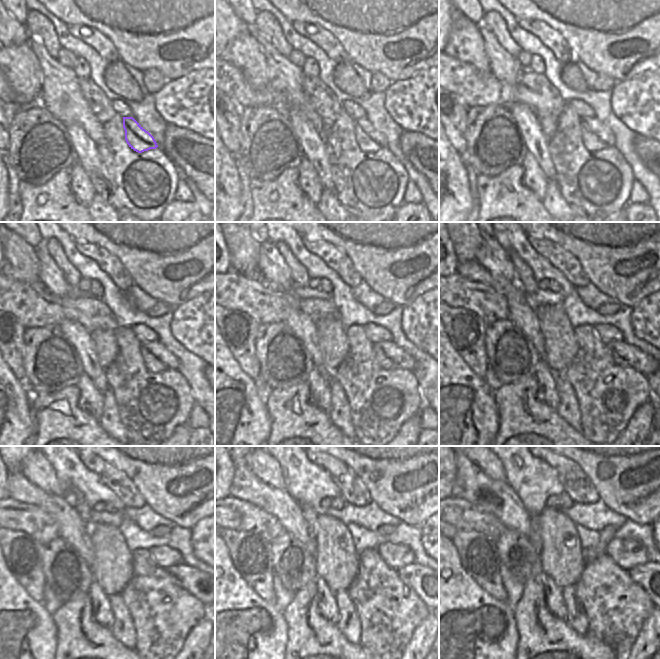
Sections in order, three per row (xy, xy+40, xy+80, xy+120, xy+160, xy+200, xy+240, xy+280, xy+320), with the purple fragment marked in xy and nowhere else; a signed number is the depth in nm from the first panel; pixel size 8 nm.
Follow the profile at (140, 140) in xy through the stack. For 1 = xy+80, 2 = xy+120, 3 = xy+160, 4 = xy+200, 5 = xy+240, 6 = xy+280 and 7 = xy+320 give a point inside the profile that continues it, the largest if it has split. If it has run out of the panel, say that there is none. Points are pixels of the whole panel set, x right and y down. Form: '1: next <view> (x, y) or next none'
1: next xy+80 (596, 136)
2: next xy+120 (156, 356)
3: next xy+160 (400, 358)
4: next xy+200 (623, 353)
5: next xy+240 (193, 580)
6: next xy+280 (418, 577)
7: next xy+320 (642, 574)

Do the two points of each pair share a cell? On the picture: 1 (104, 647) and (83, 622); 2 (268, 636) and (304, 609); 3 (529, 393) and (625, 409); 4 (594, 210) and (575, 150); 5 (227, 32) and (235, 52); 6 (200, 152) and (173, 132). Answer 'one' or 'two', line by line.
1: one
2: two
3: two
4: one
5: two
6: one

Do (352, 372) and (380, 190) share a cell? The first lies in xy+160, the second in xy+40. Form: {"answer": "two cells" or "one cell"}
{"answer": "one cell"}

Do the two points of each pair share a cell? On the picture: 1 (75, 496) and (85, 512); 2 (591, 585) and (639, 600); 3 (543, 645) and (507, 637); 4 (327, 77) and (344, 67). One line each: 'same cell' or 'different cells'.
1: same cell
2: same cell
3: different cells
4: different cells

